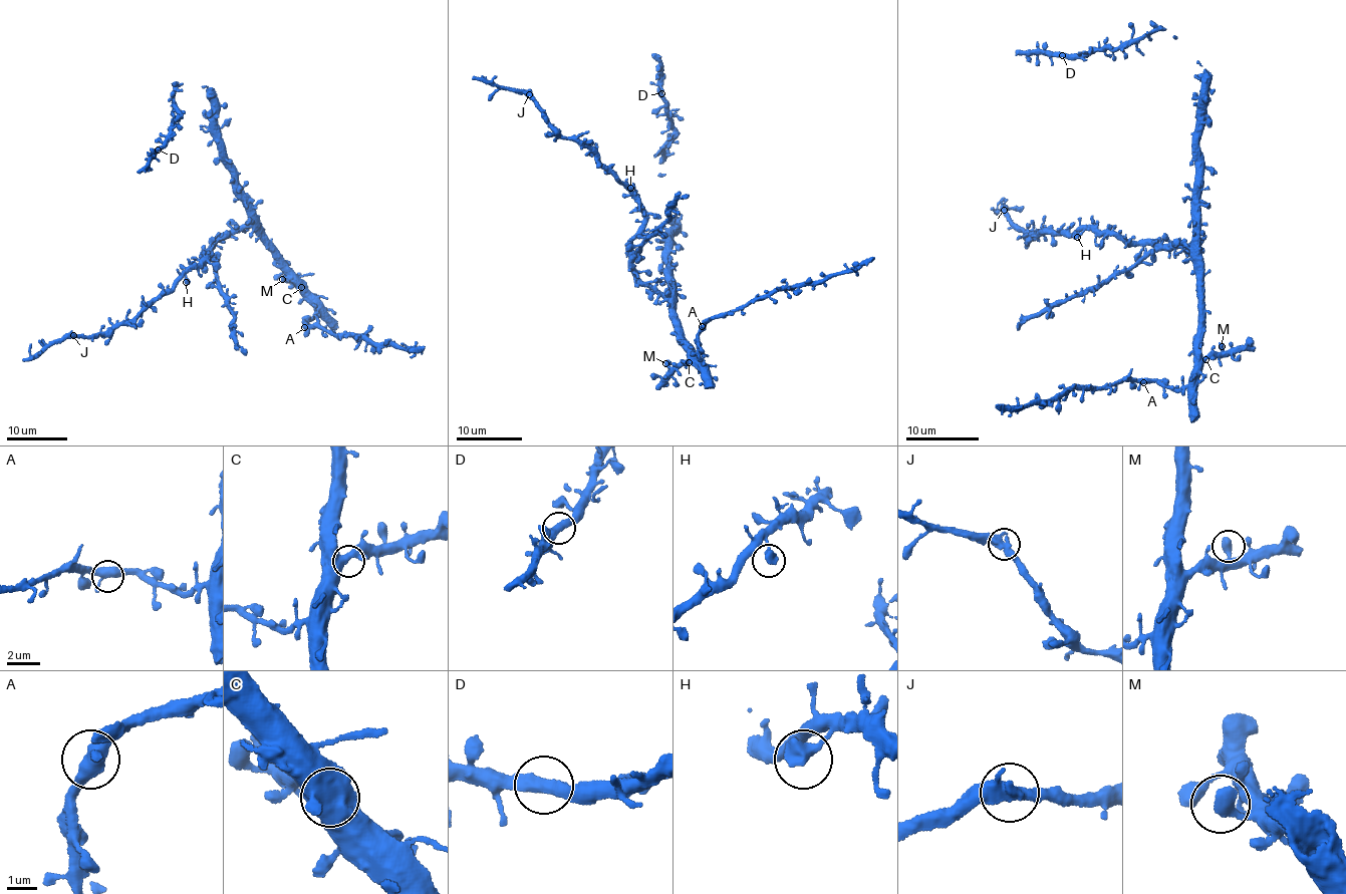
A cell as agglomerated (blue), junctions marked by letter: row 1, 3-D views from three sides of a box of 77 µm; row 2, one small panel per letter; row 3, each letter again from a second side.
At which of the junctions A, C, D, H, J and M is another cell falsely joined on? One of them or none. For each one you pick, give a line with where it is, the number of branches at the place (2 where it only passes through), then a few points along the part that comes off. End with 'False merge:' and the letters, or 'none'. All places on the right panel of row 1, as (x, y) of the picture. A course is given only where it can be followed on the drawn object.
False merge: none

